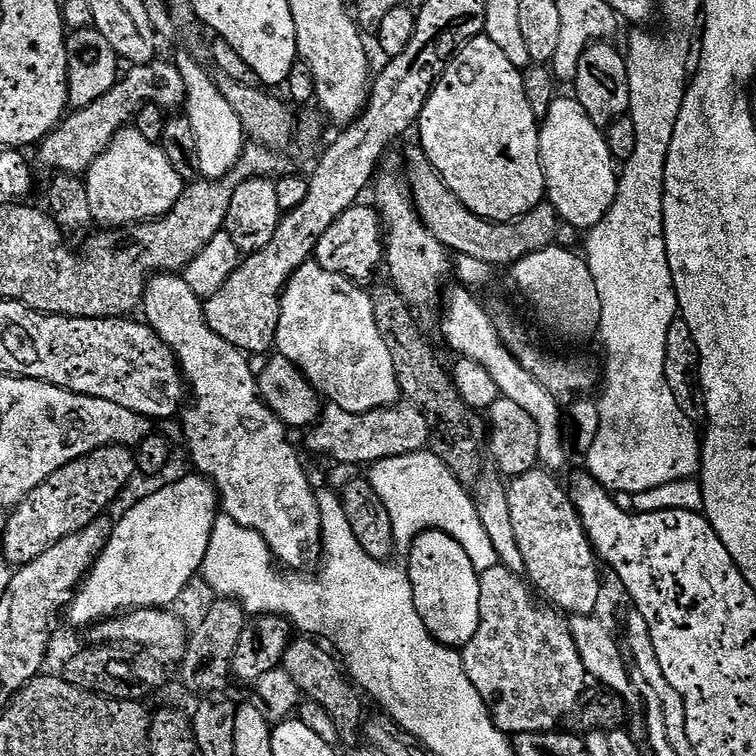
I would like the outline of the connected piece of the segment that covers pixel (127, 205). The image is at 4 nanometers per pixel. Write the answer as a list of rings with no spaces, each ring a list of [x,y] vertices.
[[[135,126],[123,128],[86,173],[92,219],[97,225],[119,230],[130,224],[165,216],[184,192],[186,180],[170,164],[160,144],[138,134]]]

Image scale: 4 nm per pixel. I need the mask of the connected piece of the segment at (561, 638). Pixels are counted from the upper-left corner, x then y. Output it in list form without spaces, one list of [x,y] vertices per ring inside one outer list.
[[[503,566],[485,568],[480,572],[480,621],[474,638],[464,645],[462,655],[470,682],[474,682],[478,694],[484,699],[498,730],[505,734],[559,729],[565,716],[581,703],[584,687],[590,684],[569,621],[559,611],[537,599],[523,575]]]

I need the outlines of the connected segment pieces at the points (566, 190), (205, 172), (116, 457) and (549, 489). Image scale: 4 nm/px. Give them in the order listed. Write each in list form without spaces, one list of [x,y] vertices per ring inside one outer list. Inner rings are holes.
[[[557,95],[550,110],[542,118],[540,124],[540,165],[544,171],[544,187],[546,200],[554,206],[557,216],[563,223],[581,230],[590,230],[610,210],[616,197],[616,181],[618,179],[618,164],[613,159],[608,148],[607,135],[582,110],[580,103],[571,95]]]
[[[180,50],[174,57],[174,63],[182,74],[182,82],[186,86],[184,95],[186,115],[191,129],[194,130],[195,141],[198,142],[198,160],[195,167],[200,169],[199,175],[203,179],[222,180],[232,173],[245,150],[244,127],[238,114],[234,114],[234,106],[230,106],[222,90],[218,90],[213,73],[211,71],[208,73],[192,56],[195,55],[191,51]]]
[[[109,444],[107,448],[94,450],[82,458],[54,470],[54,474],[50,474],[42,483],[34,486],[34,490],[30,490],[30,494],[26,494],[26,498],[21,504],[17,504],[15,508],[11,509],[9,516],[12,517],[4,526],[3,559],[12,566],[34,562],[34,558],[46,554],[46,550],[50,550],[50,546],[54,546],[57,542],[62,542],[62,538],[90,526],[96,519],[103,517],[107,513],[104,511],[119,498],[120,491],[131,482],[132,476],[136,475],[136,457],[133,449],[118,444]]]
[[[540,466],[531,468],[526,474],[515,477],[507,485],[510,522],[514,522],[514,538],[518,538],[518,550],[522,550],[524,572],[531,587],[553,609],[559,610],[569,617],[590,616],[597,611],[595,608],[600,604],[601,565],[598,563],[596,552],[592,549],[592,543],[584,532],[580,515],[572,504],[569,489],[565,485],[563,488],[556,480],[559,479],[553,473]]]

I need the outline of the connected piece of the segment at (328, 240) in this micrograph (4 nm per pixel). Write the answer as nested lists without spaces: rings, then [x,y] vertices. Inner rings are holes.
[[[357,206],[346,210],[337,218],[334,226],[330,226],[330,230],[326,230],[326,234],[322,234],[322,238],[318,238],[314,260],[326,270],[330,270],[334,274],[342,274],[346,279],[352,280],[358,285],[371,285],[373,283],[372,275],[379,268],[381,271],[386,260],[386,233],[380,213],[372,206],[368,206],[368,208]]]

